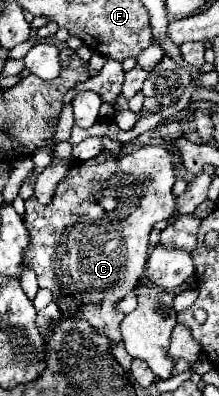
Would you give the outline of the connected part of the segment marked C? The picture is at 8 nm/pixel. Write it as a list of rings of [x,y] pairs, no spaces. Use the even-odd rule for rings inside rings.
[[[141,146],[129,154],[113,154],[111,150],[103,150],[93,160],[71,164],[67,176],[57,184],[51,204],[43,206],[35,196],[25,200],[23,222],[29,230],[31,240],[23,252],[23,262],[35,270],[41,288],[49,288],[51,292],[63,296],[67,310],[71,310],[67,312],[69,316],[85,318],[93,328],[109,336],[111,352],[123,364],[125,370],[129,370],[133,362],[119,334],[119,322],[125,314],[115,312],[113,306],[115,302],[125,298],[135,288],[135,282],[143,276],[149,254],[149,232],[153,224],[175,216],[177,198],[171,190],[177,180],[179,166],[175,158],[177,156],[163,146]]]

